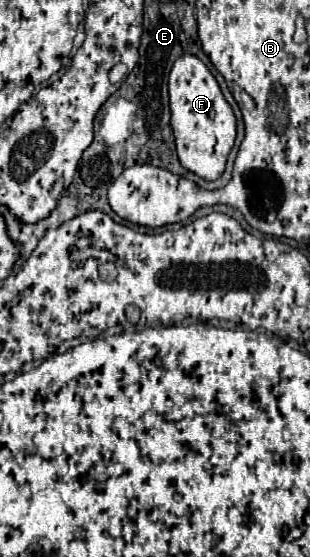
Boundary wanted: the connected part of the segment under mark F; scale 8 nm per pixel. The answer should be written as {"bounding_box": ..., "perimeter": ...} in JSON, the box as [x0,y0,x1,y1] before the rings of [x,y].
{"bounding_box":[169,56,237,180],"perimeter":[[[179,56],[169,74],[169,98],[171,128],[181,164],[205,180],[217,180],[223,174],[227,156],[235,144],[237,122],[215,76],[197,56]]]}

